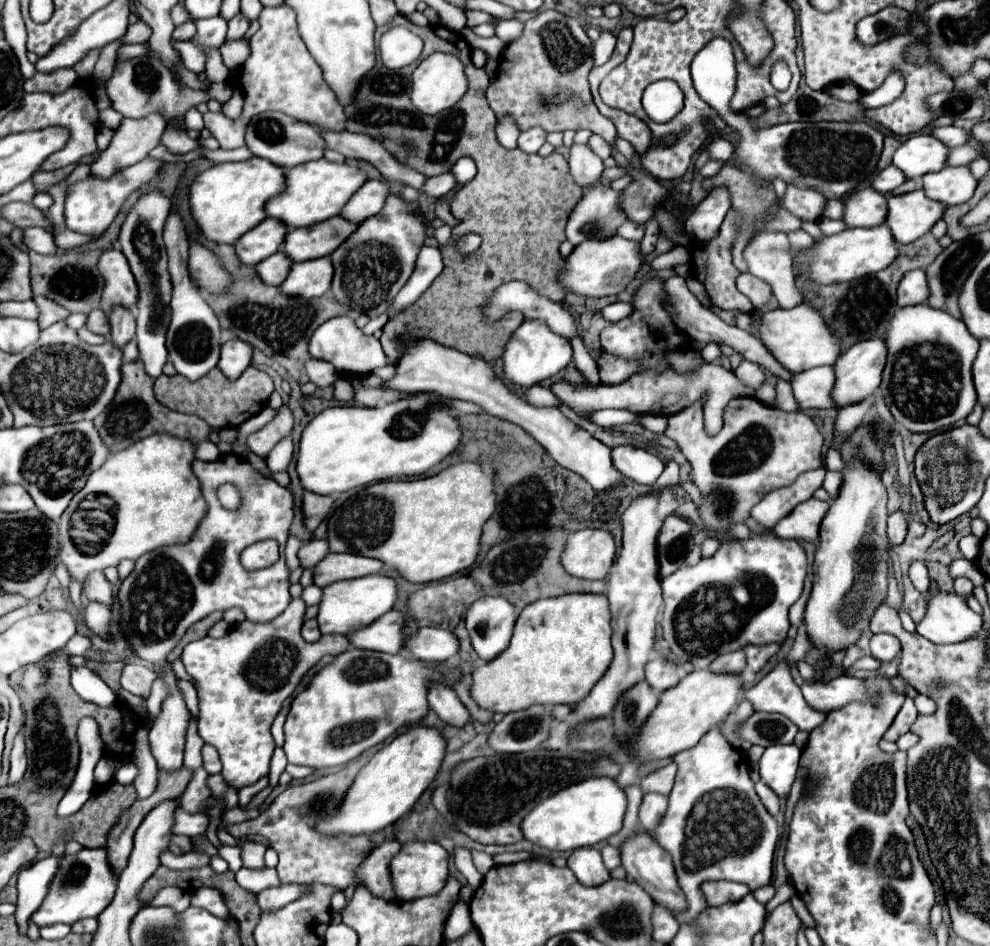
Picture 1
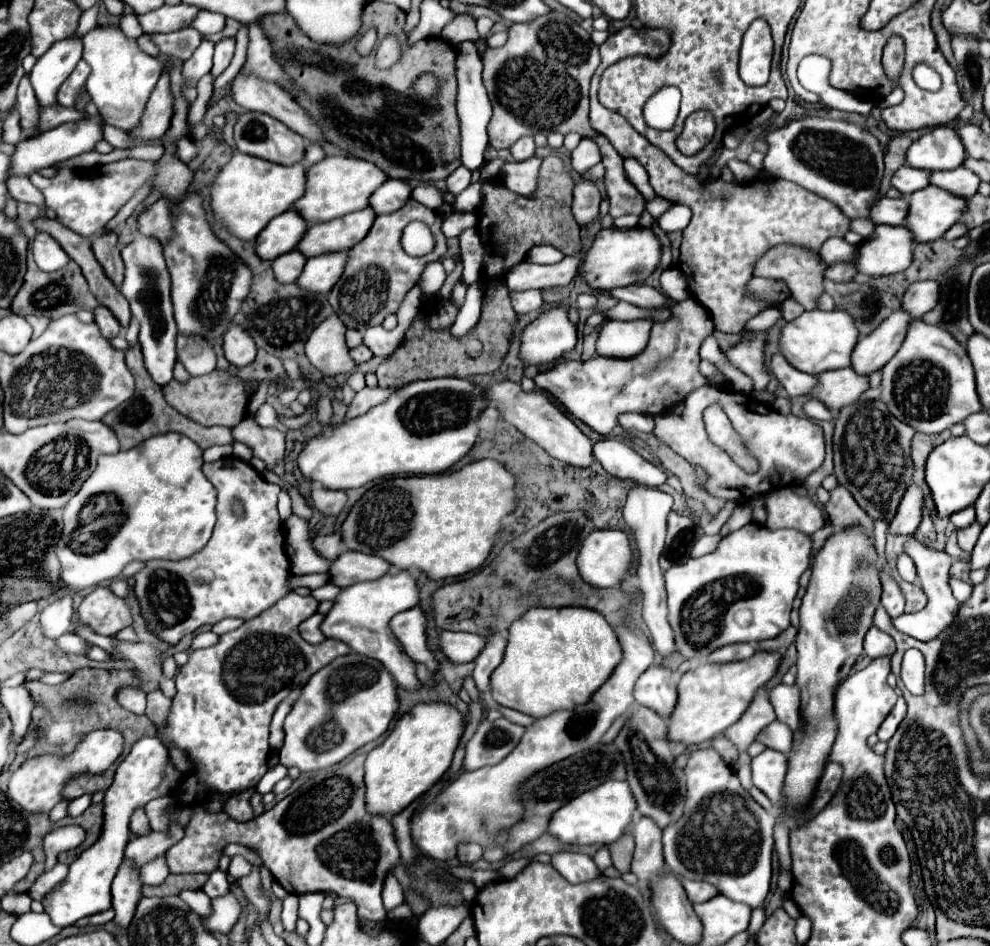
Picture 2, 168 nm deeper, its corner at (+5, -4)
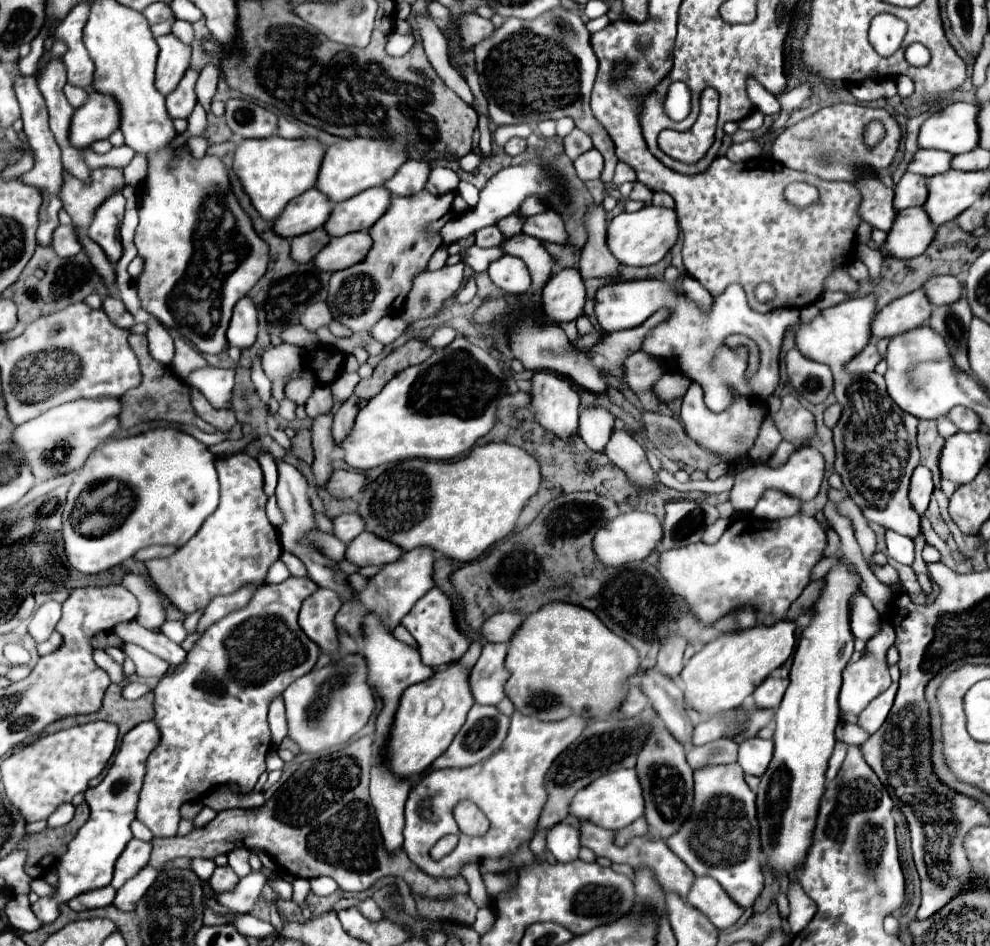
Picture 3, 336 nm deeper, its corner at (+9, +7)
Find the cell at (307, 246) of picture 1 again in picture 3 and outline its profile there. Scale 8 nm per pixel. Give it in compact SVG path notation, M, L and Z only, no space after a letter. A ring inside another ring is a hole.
M375 187L335 205L323 225L325 233L339 237L353 231L367 231L387 211L389 197L387 189Z

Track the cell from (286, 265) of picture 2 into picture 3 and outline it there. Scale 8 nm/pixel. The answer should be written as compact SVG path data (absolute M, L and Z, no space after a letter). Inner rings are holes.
M315 229L291 239L291 259L297 263L309 263L319 249L329 243L329 235L323 229Z

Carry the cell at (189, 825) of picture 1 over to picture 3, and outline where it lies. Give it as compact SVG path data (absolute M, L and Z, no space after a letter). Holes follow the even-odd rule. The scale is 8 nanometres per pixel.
M131 839L115 863L115 875L113 875L111 885L119 889L127 879L131 879L139 869L143 869L143 865L149 863L151 849L153 849L151 841L143 843L139 839Z

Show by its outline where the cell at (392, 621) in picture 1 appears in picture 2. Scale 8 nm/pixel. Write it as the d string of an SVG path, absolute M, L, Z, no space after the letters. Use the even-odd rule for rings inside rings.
M419 606L395 616L391 620L391 630L413 662L425 664L431 674L439 670L439 662L427 646L427 614Z

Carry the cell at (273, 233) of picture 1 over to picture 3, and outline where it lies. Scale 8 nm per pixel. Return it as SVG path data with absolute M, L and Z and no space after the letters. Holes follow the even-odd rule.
M309 189L307 193L303 193L303 197L295 197L295 201L291 201L287 209L283 209L283 213L273 223L273 231L279 237L291 239L295 235L319 229L327 221L331 207L333 205L327 201L327 197L323 197L323 193Z

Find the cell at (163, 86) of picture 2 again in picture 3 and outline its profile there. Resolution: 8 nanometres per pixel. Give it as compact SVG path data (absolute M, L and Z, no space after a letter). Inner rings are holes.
M175 35L157 37L159 57L157 57L157 73L155 73L155 87L161 95L169 95L177 83L181 81L183 73L191 63L191 47L181 43Z

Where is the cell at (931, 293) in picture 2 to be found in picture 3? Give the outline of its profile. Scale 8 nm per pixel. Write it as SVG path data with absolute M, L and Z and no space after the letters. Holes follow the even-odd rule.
M937 275L931 277L927 283L923 283L923 293L931 301L931 305L947 305L951 301L957 301L961 297L961 283L953 275Z

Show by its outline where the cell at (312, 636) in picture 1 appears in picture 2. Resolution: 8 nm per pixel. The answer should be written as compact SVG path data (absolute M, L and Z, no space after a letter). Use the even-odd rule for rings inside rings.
M313 614L313 616L309 616L307 620L303 620L303 624L299 624L299 632L301 632L301 638L303 640L307 640L307 642L311 642L311 644L321 644L323 640L325 640L325 636L323 636L323 632L321 632L321 622L323 622L323 614Z

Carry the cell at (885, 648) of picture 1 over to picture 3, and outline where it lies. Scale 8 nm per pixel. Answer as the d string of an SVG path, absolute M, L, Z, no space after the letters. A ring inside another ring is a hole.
M865 595L853 597L851 631L855 633L857 639L863 639L863 641L869 641L881 631L881 615L875 611L875 607Z

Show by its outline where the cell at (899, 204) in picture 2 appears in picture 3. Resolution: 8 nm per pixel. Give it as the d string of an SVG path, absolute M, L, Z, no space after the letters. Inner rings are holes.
M907 171L893 191L895 191L893 207L897 211L907 209L907 207L921 207L927 197L927 177L919 177Z

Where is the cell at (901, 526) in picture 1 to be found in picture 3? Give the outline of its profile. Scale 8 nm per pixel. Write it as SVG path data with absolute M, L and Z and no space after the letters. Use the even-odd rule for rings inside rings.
M919 465L913 471L911 477L911 485L909 485L909 501L913 511L917 511L917 515L923 515L927 511L929 499L933 493L933 479L931 479L931 471L923 465Z

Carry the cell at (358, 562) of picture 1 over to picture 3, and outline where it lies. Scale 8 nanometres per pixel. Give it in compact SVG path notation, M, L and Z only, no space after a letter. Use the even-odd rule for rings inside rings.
M363 531L347 545L345 559L357 567L367 567L397 561L401 553L403 551L397 545L391 545L389 541L379 541L379 537L375 537L373 533Z

